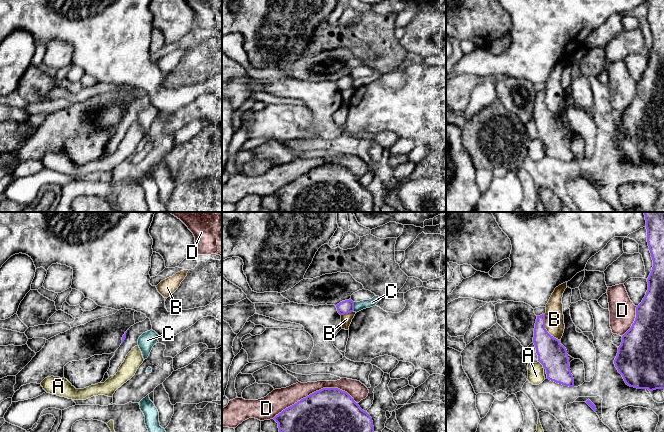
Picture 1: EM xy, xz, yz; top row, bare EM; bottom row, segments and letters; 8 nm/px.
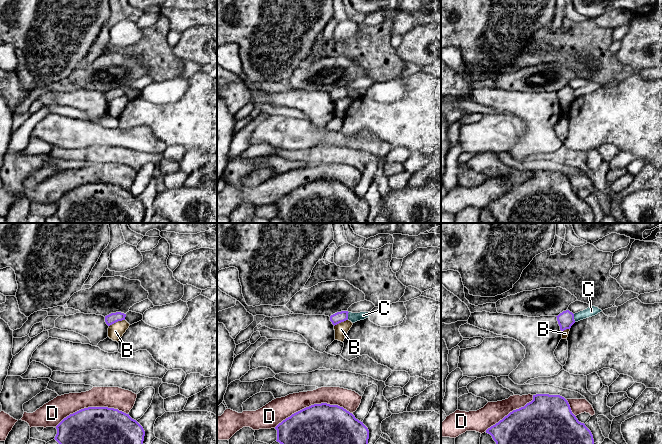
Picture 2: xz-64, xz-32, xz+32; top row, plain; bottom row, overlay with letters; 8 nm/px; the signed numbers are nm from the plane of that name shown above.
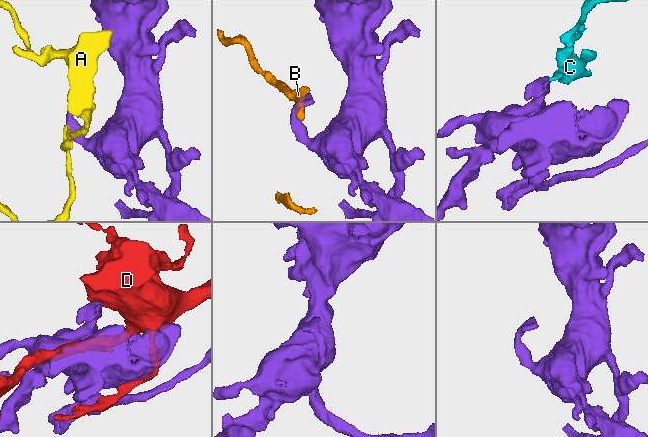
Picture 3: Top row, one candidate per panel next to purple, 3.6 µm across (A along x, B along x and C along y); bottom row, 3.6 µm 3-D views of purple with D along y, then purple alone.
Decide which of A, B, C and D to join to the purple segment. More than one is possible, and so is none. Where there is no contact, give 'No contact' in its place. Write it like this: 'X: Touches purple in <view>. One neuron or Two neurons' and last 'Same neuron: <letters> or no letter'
A: Touches purple in yz. Two neurons
B: Touches purple in yz. Two neurons
C: Touches purple in xz. Two neurons
D: Touches purple in xz. Two neurons
Same neuron: no letter

